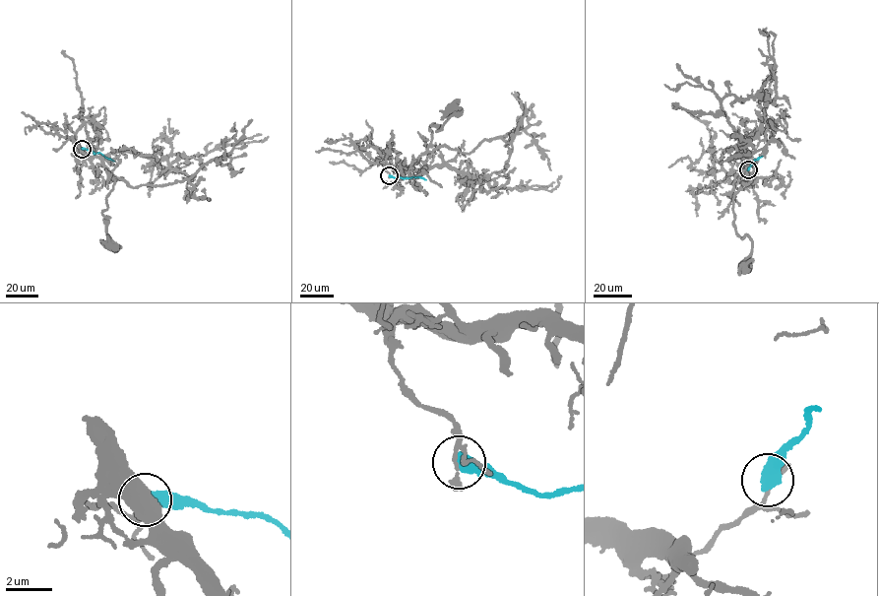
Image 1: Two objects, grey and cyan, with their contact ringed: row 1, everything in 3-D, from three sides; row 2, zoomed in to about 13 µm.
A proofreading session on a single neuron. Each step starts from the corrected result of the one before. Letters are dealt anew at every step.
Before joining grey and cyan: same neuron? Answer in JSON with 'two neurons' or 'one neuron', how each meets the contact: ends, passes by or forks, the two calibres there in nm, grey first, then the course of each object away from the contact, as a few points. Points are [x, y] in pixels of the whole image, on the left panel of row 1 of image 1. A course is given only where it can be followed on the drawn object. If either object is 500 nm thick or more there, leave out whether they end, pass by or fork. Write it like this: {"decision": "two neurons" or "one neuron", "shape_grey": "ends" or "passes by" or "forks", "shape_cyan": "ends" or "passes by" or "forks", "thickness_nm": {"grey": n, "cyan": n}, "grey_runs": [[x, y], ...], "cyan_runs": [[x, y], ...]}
{"decision": "two neurons", "thickness_nm": {"grey": 200, "cyan": 600}, "grey_runs": [[82, 149], [77, 149], [99, 159], [115, 181], [102, 213], [107, 216], [110, 245]], "cyan_runs": [[82, 149], [100, 154], [114, 162]]}

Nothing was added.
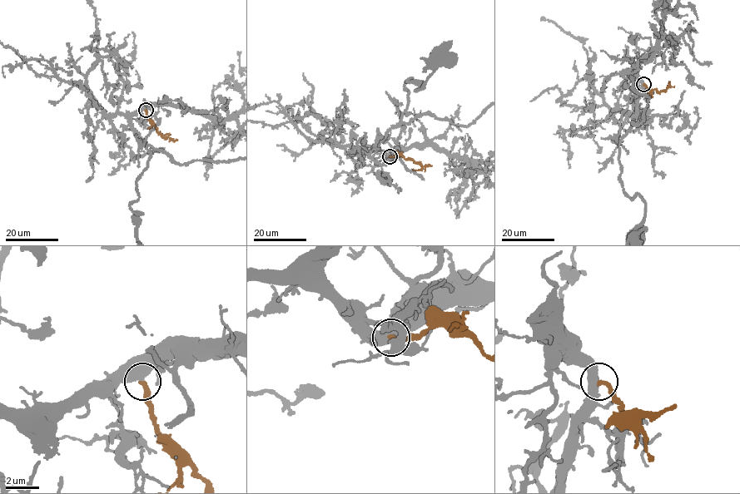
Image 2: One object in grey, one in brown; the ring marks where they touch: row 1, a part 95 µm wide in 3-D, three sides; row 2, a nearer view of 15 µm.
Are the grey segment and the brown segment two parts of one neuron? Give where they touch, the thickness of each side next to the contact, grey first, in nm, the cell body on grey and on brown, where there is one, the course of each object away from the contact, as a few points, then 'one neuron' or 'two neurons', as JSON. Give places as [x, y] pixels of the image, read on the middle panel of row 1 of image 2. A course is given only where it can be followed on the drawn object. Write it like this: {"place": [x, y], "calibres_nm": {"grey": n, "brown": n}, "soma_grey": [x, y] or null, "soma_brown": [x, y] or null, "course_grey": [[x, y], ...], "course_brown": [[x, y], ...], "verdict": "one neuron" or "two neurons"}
{"place": [389, 156], "calibres_nm": {"grey": 600, "brown": 300}, "soma_grey": [439, 55], "soma_brown": null, "course_grey": [[389, 156], [379, 145], [407, 107], [409, 91], [404, 84], [412, 78], [408, 81], [422, 89], [439, 55]], "course_brown": [[389, 156], [399, 155], [419, 162], [422, 169], [413, 169]], "verdict": "one neuron"}

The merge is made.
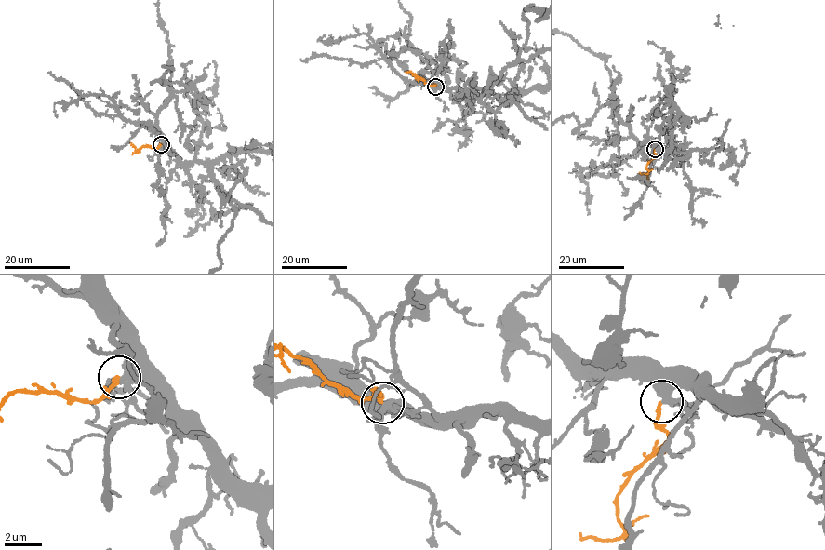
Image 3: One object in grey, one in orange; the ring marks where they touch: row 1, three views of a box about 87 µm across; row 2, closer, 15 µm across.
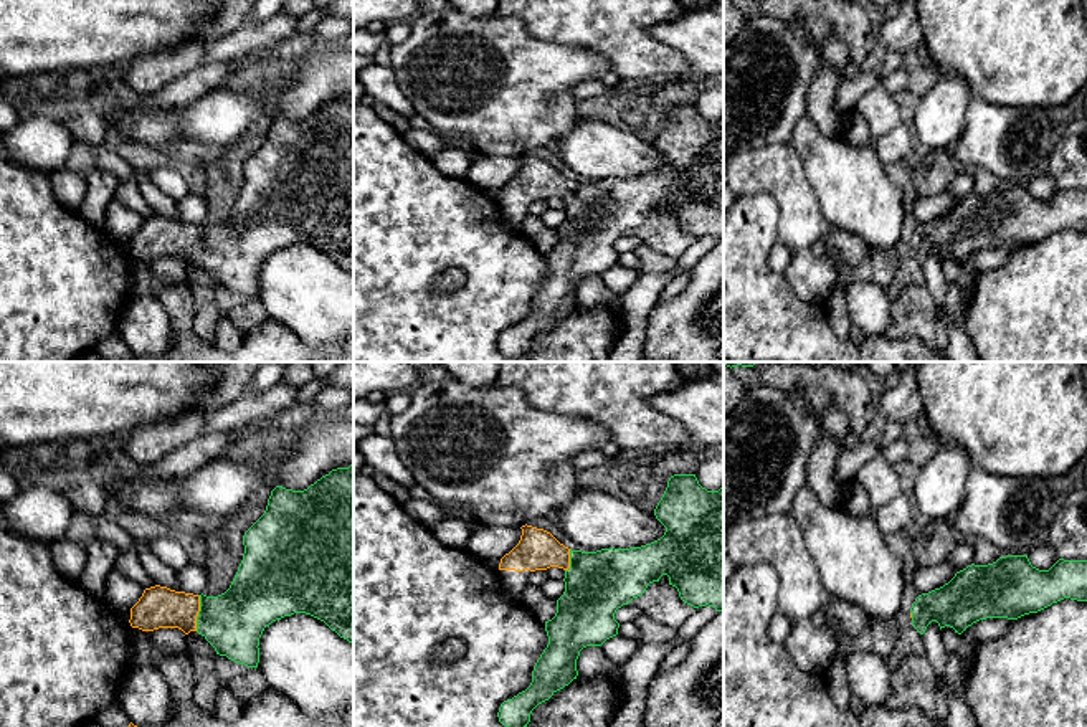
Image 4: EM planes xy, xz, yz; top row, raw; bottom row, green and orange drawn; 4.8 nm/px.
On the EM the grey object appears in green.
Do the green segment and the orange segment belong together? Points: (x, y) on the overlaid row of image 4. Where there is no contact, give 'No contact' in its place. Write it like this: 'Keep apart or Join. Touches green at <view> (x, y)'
Join. Touches green at xy (199, 613)

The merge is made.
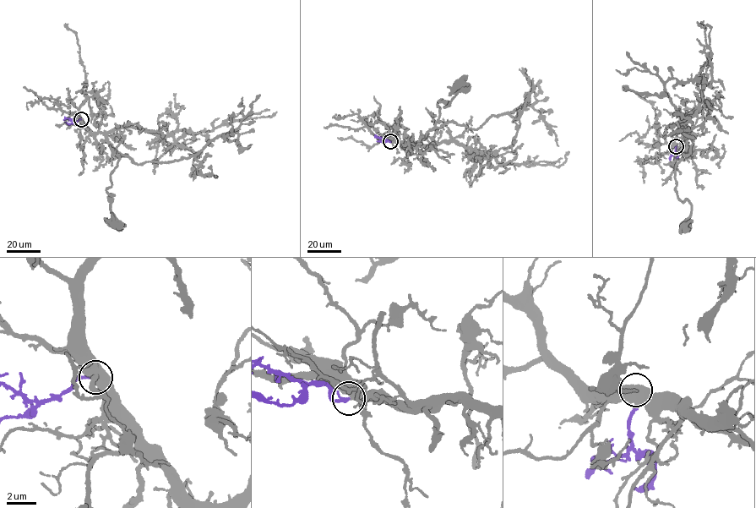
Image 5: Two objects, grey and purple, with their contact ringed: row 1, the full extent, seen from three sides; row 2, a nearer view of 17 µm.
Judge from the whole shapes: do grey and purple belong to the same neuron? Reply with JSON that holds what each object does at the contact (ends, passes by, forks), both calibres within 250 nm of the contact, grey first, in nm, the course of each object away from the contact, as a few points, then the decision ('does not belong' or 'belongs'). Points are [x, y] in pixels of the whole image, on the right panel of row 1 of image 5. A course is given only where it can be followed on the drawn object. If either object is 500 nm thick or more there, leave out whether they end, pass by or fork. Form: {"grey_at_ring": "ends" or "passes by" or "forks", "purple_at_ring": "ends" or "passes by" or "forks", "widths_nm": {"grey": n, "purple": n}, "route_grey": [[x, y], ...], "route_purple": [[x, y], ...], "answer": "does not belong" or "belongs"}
{"widths_nm": {"grey": 550, "purple": 240}, "route_grey": [[676, 146], [684, 150], [686, 144], [675, 176], [680, 199], [688, 199], [692, 204], [685, 227]], "route_purple": [[676, 146], [670, 160]], "answer": "belongs"}

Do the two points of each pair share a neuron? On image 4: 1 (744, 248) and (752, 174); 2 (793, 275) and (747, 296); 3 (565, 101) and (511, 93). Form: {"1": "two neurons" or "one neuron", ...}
{"1": "two neurons", "2": "two neurons", "3": "one neuron"}

